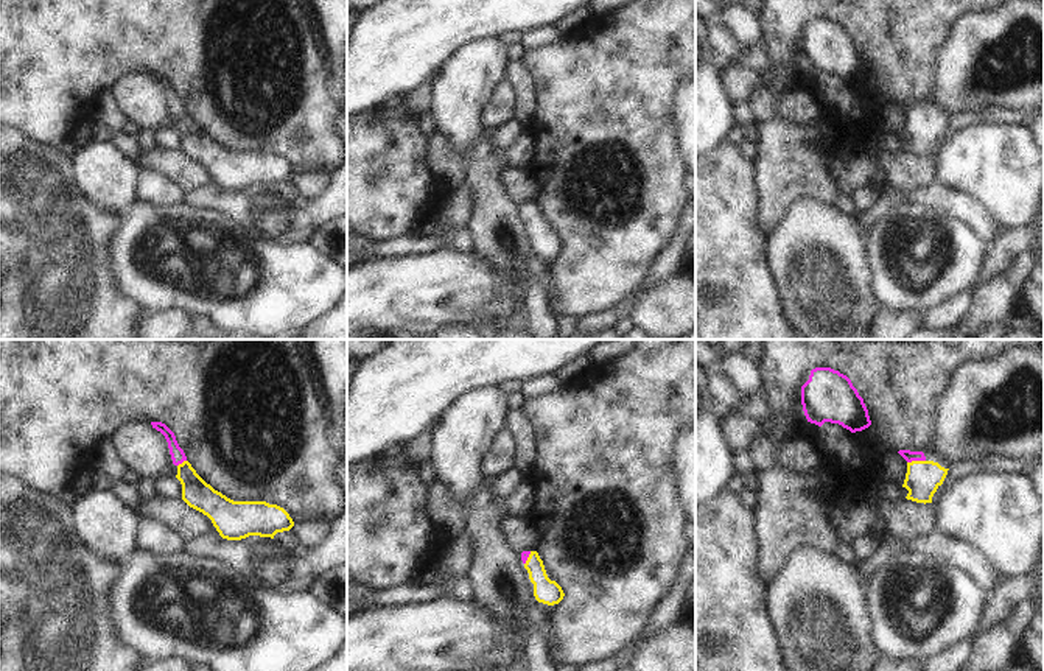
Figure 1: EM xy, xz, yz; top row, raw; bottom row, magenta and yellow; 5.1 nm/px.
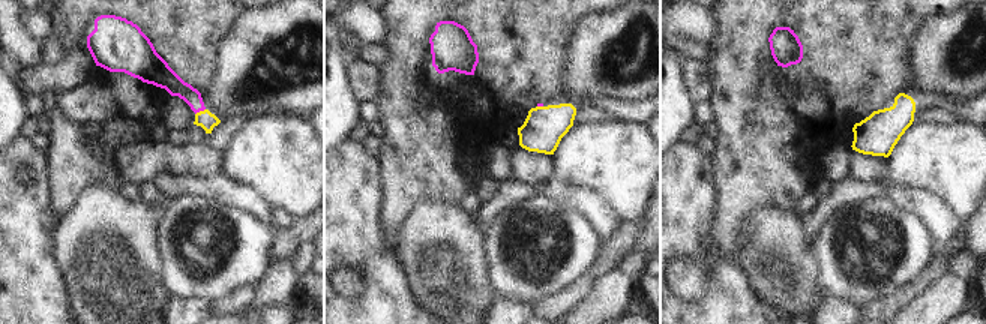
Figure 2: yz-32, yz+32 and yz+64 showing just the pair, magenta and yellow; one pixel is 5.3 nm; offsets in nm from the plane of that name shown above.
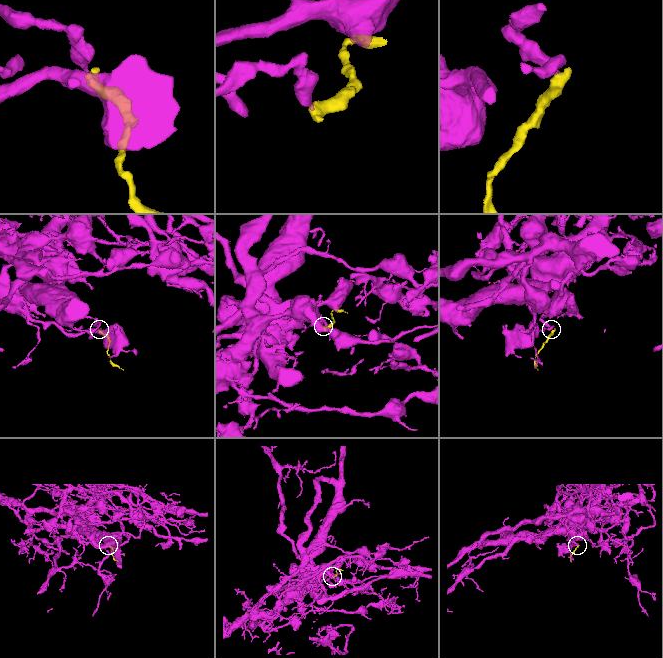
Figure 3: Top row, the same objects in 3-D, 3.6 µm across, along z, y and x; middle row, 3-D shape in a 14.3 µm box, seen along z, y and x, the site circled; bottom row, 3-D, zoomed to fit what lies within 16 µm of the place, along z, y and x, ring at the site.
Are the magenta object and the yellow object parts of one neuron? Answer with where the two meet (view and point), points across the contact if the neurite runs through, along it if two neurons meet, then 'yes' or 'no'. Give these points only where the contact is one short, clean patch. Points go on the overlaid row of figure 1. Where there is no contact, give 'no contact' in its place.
meets magenta in yz at (915, 460); runs through yz (907, 455), (915, 460), (923, 478); yes

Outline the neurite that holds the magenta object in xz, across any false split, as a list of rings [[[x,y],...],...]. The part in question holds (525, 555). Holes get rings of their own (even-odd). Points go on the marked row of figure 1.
[[[523,551],[521,560],[529,573],[531,582],[534,584],[535,599],[548,606],[559,604],[563,599],[565,593],[555,581],[551,581],[548,578],[543,560],[540,559],[538,553]]]

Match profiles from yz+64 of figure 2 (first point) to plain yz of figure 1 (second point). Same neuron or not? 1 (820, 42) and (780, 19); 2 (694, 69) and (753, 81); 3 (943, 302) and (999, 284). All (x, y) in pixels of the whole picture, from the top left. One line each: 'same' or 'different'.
1: same
2: same
3: same

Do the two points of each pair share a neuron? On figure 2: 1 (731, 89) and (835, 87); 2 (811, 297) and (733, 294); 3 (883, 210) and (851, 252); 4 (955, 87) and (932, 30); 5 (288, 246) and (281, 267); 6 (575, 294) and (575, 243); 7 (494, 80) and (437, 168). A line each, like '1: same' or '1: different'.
1: same
2: different
3: same
4: same
5: different
6: different
7: same

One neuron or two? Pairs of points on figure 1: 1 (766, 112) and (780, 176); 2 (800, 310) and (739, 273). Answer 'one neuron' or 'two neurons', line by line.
1: one neuron
2: two neurons

